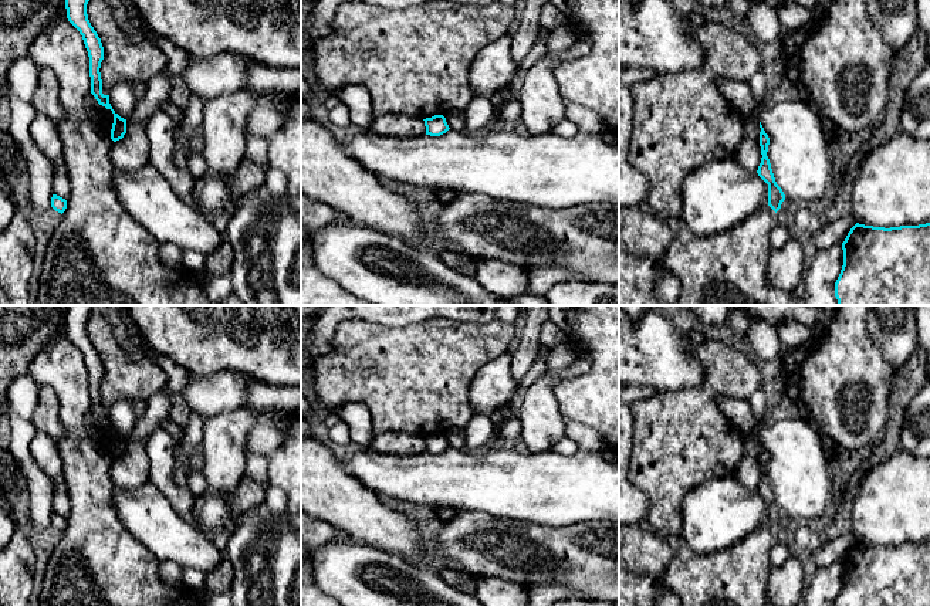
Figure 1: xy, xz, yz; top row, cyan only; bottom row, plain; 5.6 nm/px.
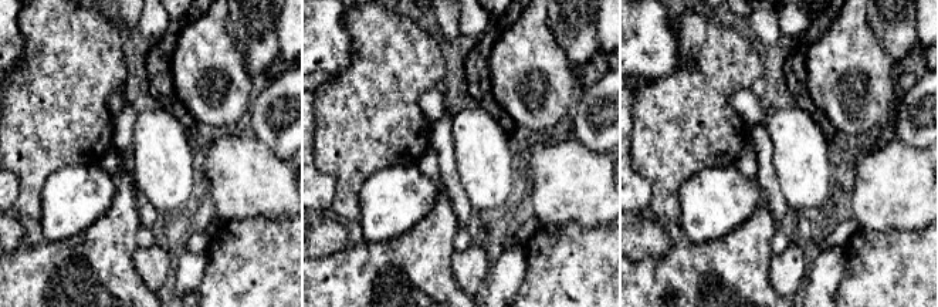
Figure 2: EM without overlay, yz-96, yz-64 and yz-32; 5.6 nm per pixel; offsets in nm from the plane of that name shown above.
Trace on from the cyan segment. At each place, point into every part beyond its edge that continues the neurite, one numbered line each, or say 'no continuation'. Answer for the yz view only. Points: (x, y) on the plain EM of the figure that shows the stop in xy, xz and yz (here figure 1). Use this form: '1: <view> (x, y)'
no continuation

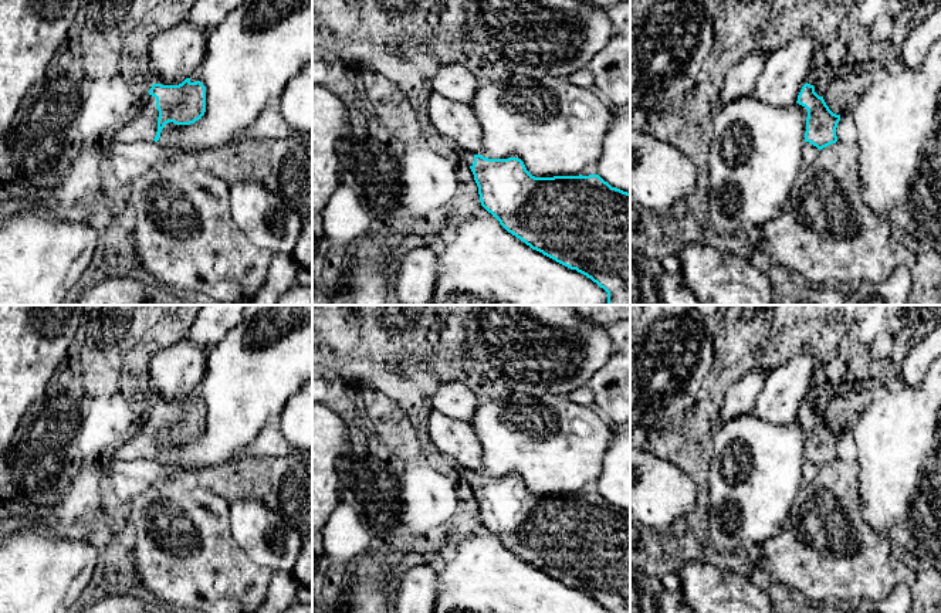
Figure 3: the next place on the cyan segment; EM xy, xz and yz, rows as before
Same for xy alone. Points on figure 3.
1: xy (144, 444)

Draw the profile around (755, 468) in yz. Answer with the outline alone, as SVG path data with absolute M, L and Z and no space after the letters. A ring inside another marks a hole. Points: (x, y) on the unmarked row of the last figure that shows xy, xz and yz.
M754 413L717 429L707 470L707 535L714 549L735 553L778 535L805 484L799 421L778 426Z

